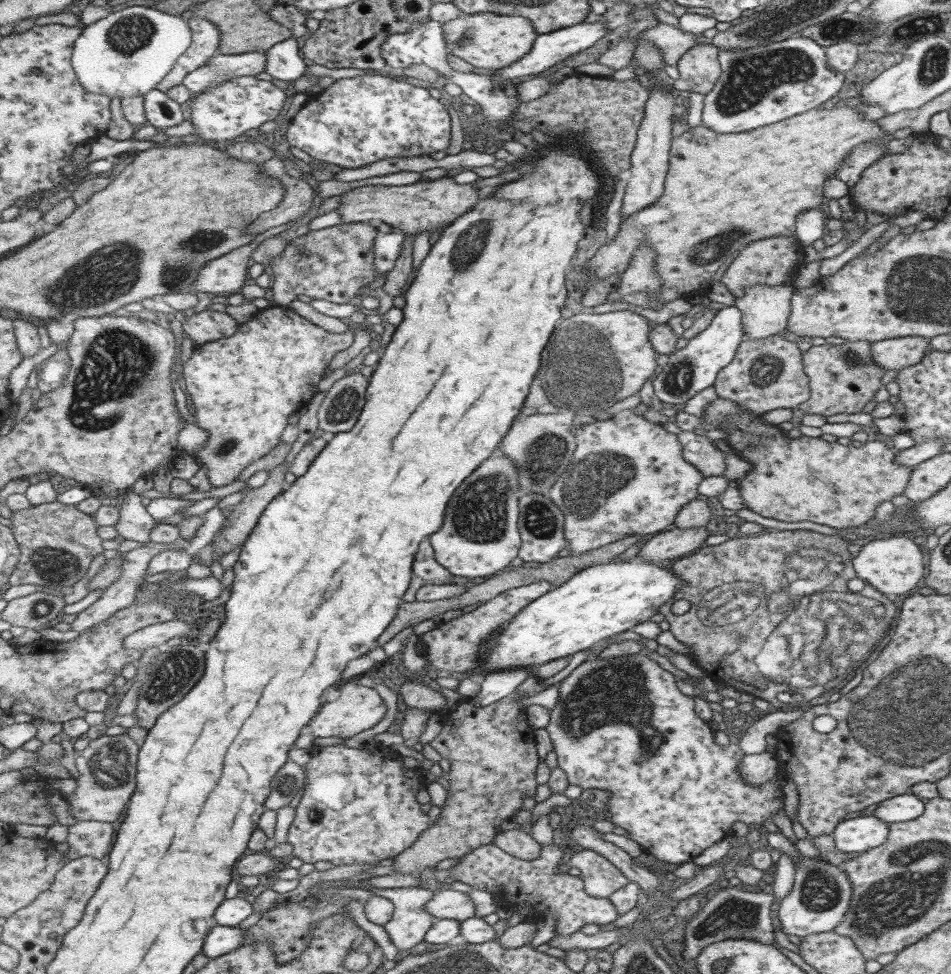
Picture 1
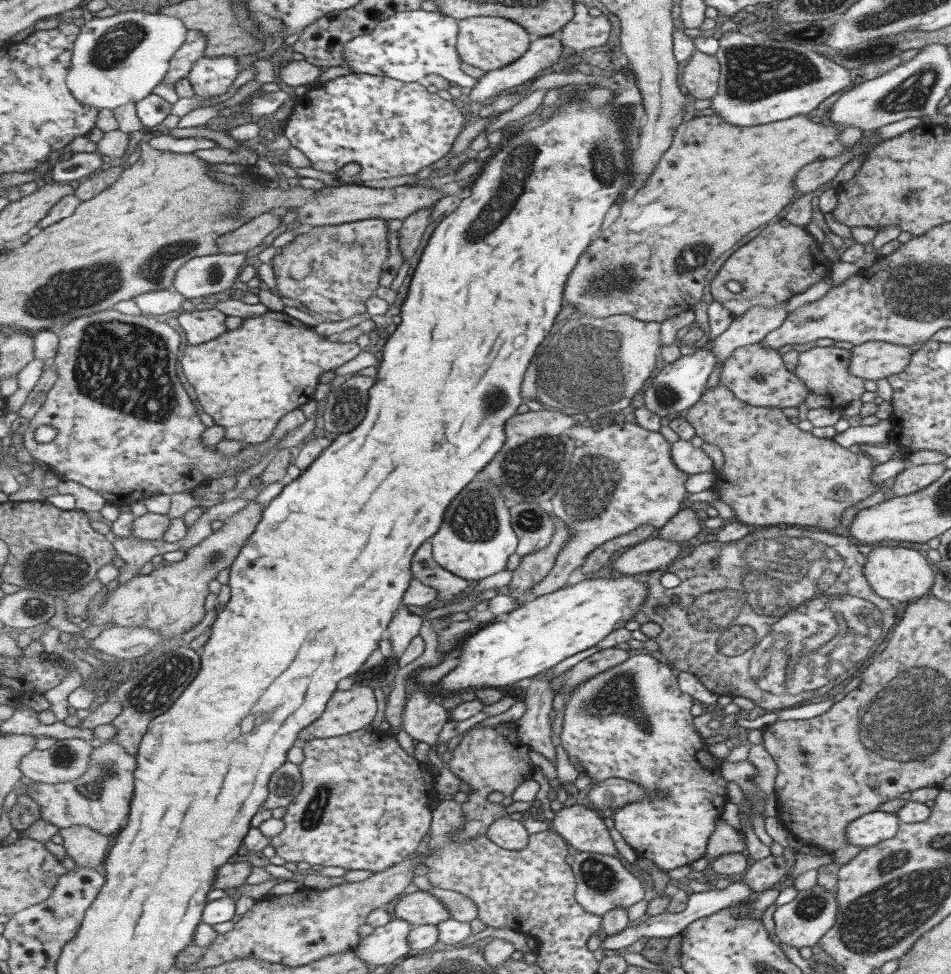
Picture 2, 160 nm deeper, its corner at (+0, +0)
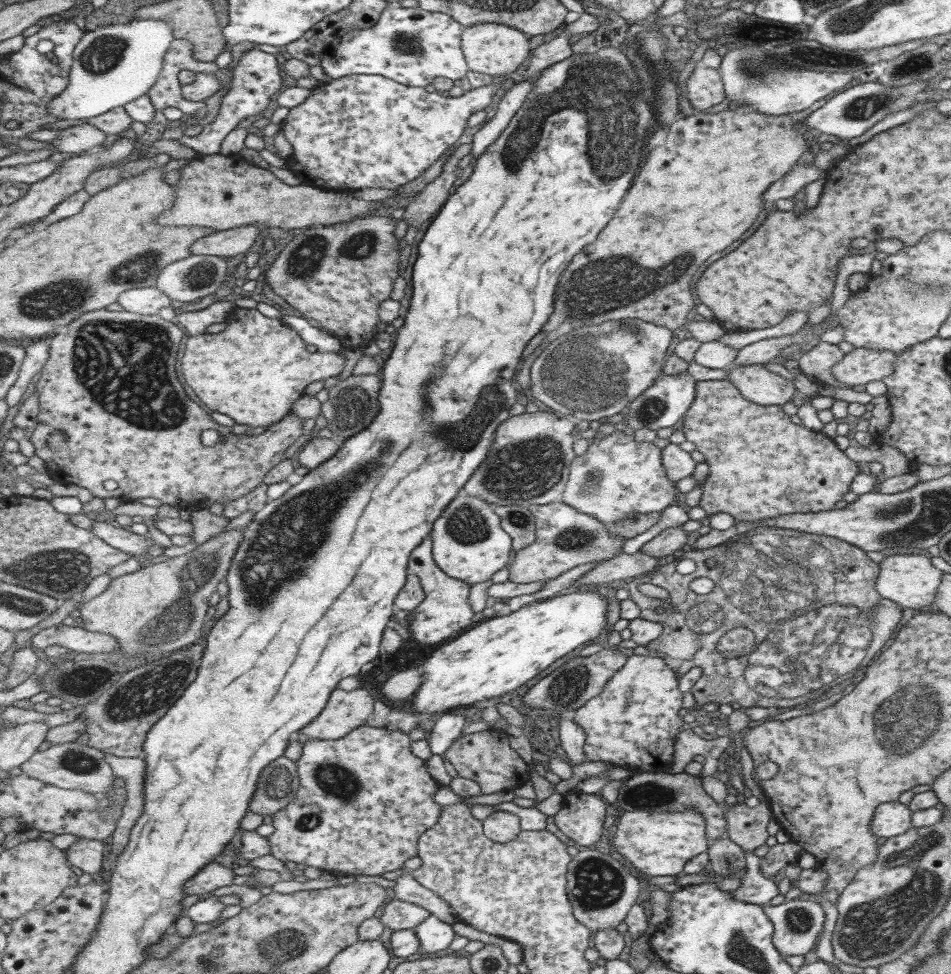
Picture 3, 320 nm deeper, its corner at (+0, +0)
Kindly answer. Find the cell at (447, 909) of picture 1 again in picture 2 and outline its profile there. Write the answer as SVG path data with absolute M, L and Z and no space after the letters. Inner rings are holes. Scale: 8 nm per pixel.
M427 892L415 893L398 898L392 905L393 918L399 917L403 921L417 925L439 925L451 920L449 910L441 904L441 900Z

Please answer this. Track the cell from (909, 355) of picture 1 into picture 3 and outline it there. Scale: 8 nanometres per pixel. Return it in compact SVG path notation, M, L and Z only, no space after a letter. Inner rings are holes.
M854 347L831 368L833 379L851 389L858 384L882 381L893 372L895 352Z

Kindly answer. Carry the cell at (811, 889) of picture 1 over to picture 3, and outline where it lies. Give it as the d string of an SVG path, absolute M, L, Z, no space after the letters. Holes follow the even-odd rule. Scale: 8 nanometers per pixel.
M792 899L778 906L762 907L772 926L772 943L780 956L803 956L817 945L819 932L823 930L824 913L818 904L811 901Z

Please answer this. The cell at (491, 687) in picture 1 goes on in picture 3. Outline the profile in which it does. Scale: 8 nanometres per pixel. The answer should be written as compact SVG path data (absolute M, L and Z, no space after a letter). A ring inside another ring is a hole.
M446 713L438 718L433 733L428 738L430 747L434 754L445 754L453 746L463 732L469 720L465 715Z

